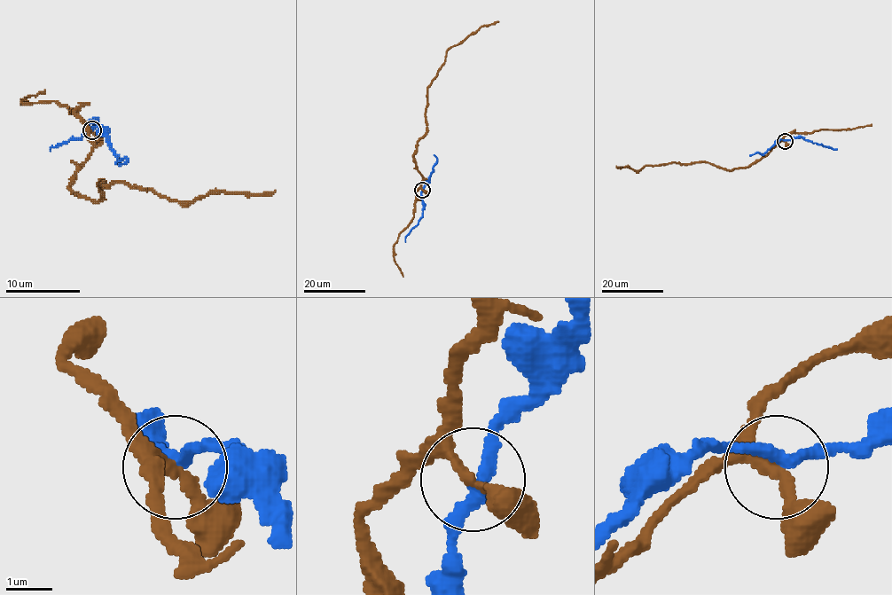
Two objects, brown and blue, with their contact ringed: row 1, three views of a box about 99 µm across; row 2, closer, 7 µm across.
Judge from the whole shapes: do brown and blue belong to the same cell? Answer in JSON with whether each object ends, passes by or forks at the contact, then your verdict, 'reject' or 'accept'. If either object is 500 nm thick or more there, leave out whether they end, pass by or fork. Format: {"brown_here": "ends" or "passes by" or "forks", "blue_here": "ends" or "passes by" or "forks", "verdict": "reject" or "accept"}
{"brown_here": "passes by", "blue_here": "passes by", "verdict": "reject"}

